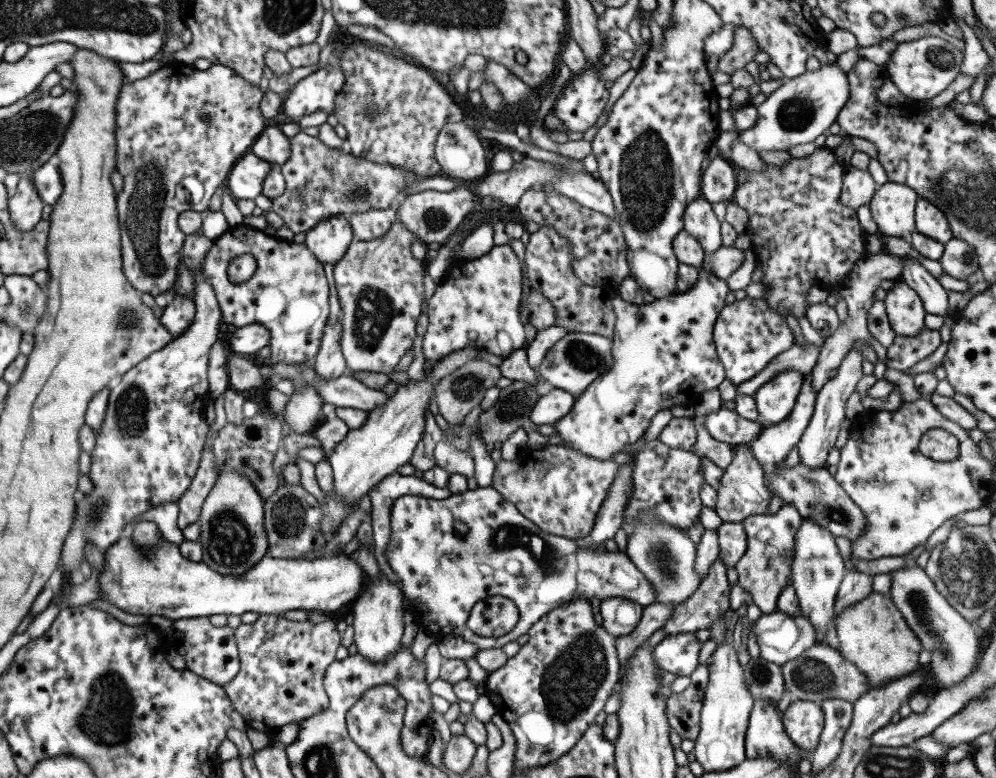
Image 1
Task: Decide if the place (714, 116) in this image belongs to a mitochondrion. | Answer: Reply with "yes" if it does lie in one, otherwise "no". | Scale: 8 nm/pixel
no

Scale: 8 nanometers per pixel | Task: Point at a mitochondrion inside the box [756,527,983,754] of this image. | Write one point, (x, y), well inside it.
(918, 603)

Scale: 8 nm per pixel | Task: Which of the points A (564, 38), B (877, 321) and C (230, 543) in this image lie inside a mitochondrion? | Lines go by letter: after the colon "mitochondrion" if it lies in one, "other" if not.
A: other
B: other
C: mitochondrion

